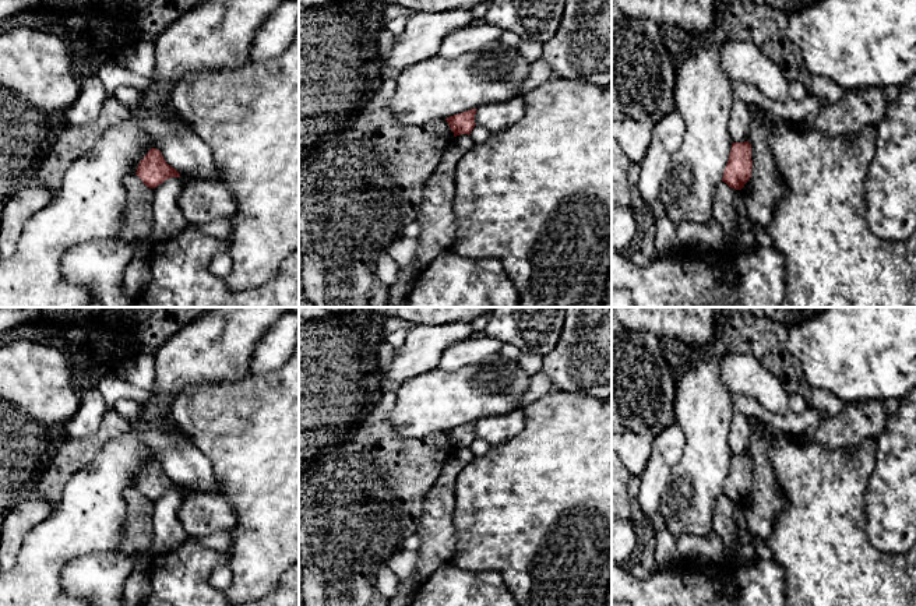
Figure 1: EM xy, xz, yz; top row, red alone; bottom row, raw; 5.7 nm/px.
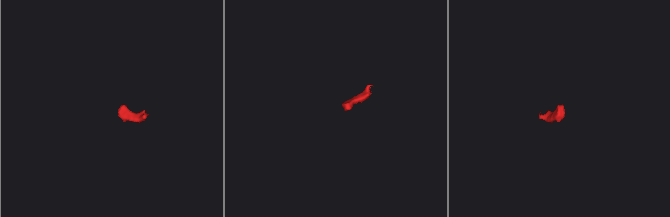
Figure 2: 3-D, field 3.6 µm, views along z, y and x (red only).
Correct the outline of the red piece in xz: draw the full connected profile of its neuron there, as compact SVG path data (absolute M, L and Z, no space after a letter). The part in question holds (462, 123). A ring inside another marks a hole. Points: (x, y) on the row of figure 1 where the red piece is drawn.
M471 109L454 116L447 117L447 123L454 133L454 137L461 135L461 134L471 134L473 130L475 124L475 114L478 109Z

